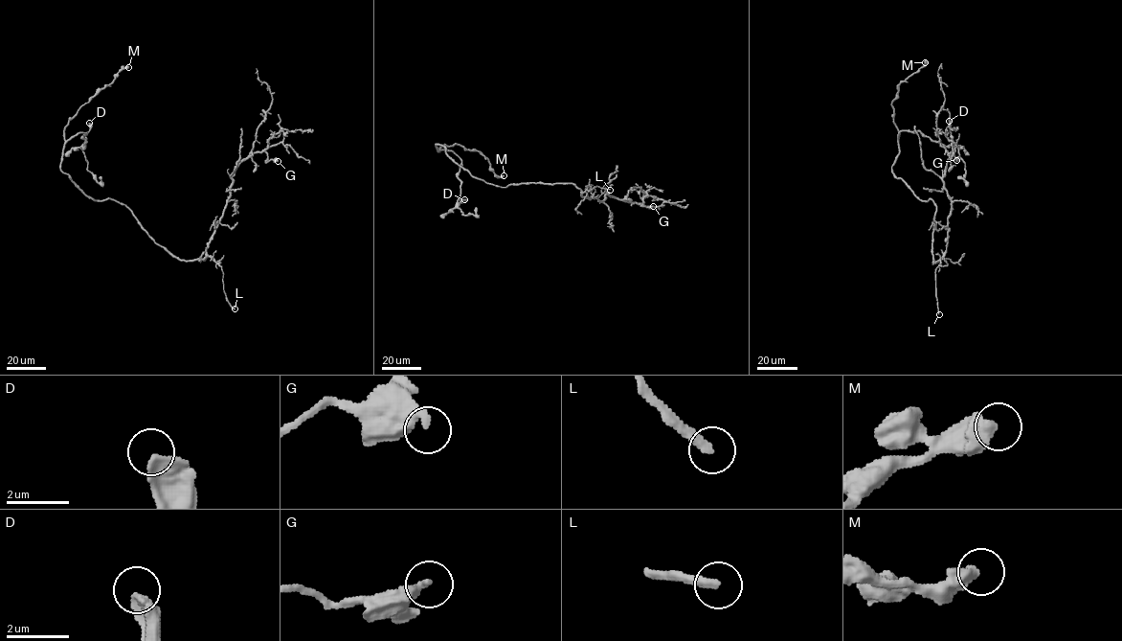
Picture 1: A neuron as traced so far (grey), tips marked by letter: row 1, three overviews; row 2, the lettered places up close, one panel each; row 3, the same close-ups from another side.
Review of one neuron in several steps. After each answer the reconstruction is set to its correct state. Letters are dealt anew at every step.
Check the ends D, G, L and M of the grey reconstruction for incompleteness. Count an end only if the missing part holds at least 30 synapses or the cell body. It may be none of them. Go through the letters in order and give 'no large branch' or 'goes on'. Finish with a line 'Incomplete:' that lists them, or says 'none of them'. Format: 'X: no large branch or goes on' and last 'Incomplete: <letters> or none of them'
D: no large branch
G: no large branch
L: goes on
M: no large branch
Incomplete: L

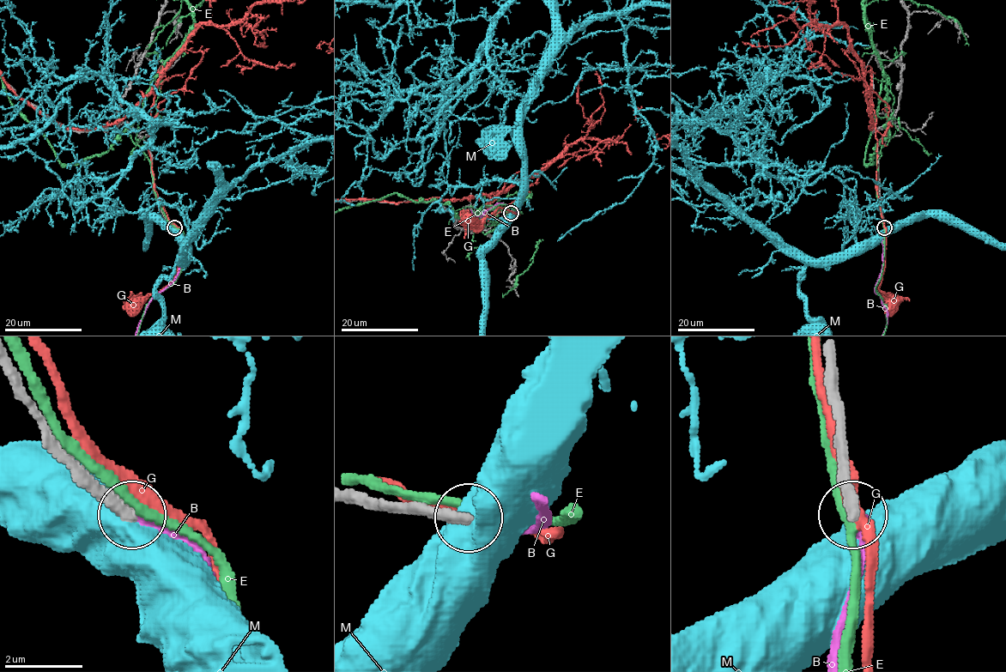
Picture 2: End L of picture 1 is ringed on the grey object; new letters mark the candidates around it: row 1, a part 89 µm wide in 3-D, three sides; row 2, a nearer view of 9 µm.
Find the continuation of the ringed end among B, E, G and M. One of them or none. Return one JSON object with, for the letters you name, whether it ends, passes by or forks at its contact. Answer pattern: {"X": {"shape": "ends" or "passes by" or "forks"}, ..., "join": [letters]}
{"B": {"shape": "ends"}, "join": ["B"]}

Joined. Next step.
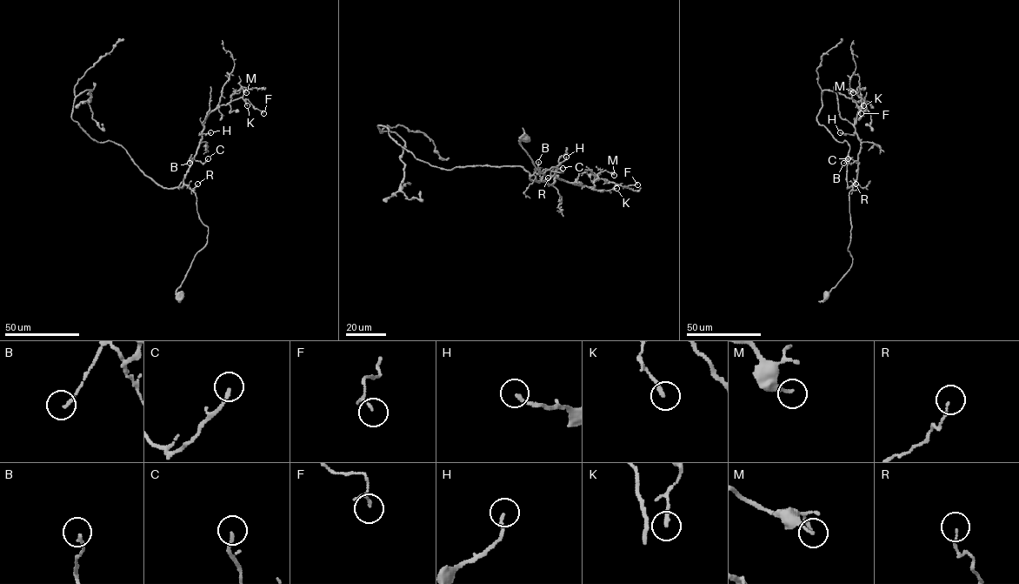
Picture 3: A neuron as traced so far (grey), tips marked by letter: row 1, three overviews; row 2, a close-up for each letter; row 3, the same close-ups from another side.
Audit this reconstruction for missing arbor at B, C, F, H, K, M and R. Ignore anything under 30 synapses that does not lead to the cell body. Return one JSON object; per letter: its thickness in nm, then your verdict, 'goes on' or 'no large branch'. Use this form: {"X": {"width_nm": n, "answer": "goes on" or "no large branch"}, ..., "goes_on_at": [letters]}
{"B": {"width_nm": 140, "answer": "no large branch"}, "C": {"width_nm": 160, "answer": "no large branch"}, "F": {"width_nm": 80, "answer": "no large branch"}, "H": {"width_nm": 160, "answer": "no large branch"}, "K": {"width_nm": 220, "answer": "no large branch"}, "M": {"width_nm": 180, "answer": "no large branch"}, "R": {"width_nm": 100, "answer": "no large branch"}, "goes_on_at": []}

